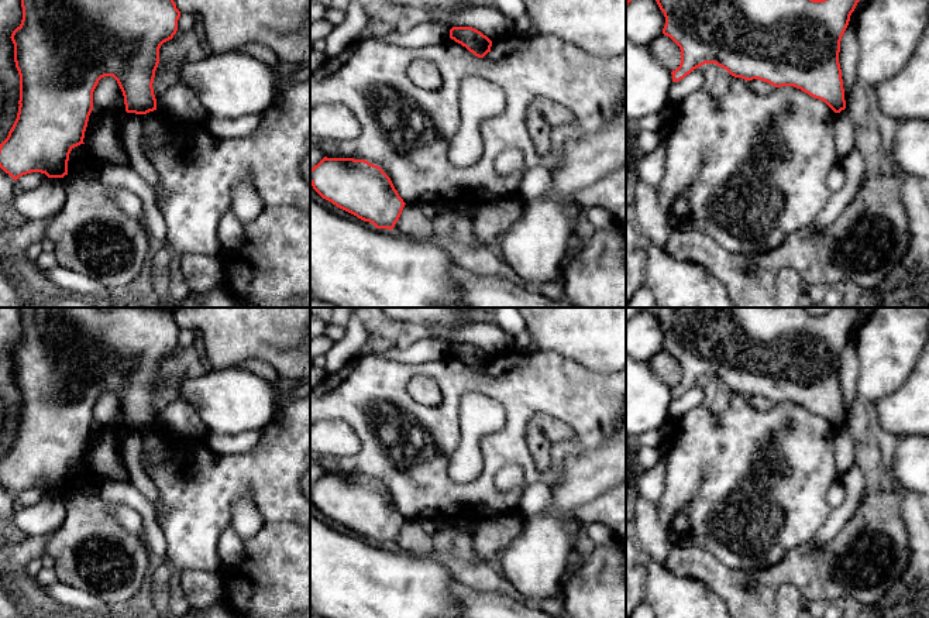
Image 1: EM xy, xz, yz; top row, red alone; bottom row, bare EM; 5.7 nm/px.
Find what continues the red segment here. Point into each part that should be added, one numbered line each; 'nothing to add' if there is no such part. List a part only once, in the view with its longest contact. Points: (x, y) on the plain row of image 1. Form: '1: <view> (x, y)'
nothing to add

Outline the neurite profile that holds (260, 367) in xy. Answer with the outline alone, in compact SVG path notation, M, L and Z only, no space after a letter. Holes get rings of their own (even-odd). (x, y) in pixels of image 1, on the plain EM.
M250 360L245 361L241 368L248 370L259 377L264 377L265 380L268 380L278 391L278 385L279 385L279 374L264 360Z

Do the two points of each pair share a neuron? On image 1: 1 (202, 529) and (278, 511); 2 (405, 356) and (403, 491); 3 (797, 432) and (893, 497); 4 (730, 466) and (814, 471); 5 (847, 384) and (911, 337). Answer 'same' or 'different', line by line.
1: same
2: different
3: different
4: same
5: different

